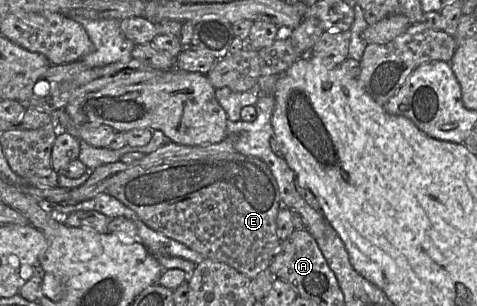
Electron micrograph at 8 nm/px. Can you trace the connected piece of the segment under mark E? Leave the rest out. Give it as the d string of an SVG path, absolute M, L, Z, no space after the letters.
M220 153L150 168L130 167L116 176L105 192L133 210L154 231L184 244L205 259L229 265L250 279L269 268L281 243L276 218L282 200L276 180L263 161L250 155Z

